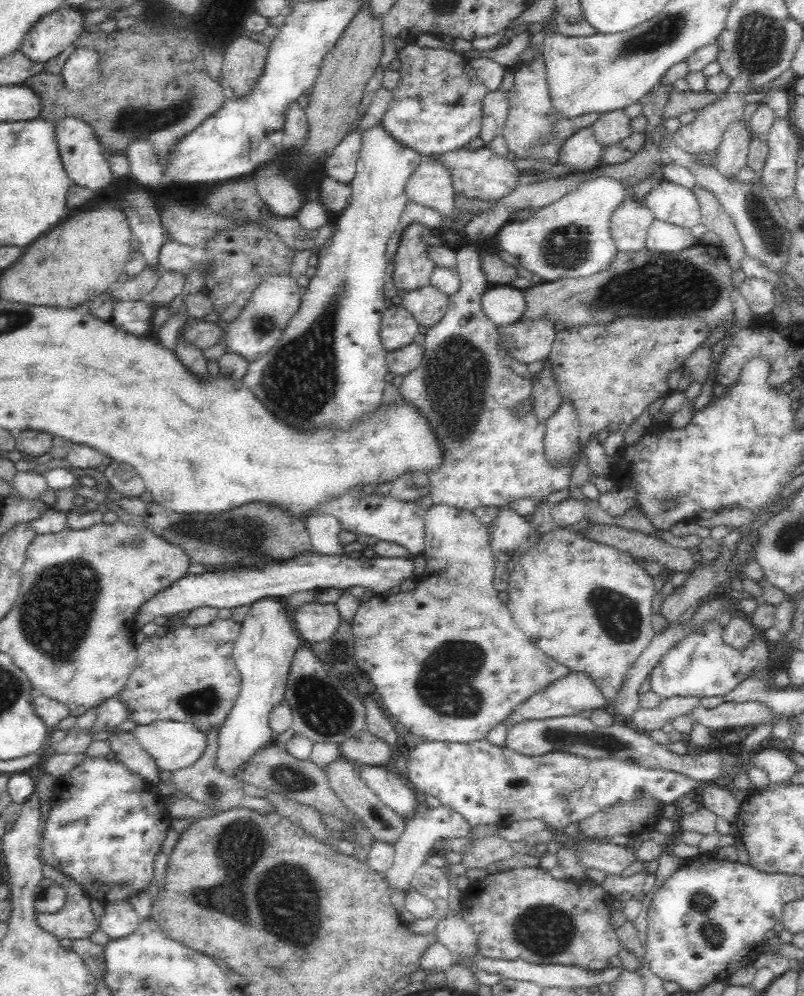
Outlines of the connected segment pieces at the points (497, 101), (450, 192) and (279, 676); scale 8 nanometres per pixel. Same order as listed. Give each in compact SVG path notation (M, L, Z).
M499 89L487 91L483 98L483 121L479 134L485 145L501 134L507 116L507 93Z
M423 157L405 186L409 201L434 209L442 217L458 222L453 204L455 190L450 173L439 158Z
M264 597L249 604L233 648L236 668L241 676L240 695L218 733L216 767L226 774L234 776L238 767L248 763L258 750L274 743L275 736L268 718L272 708L284 699L292 656L303 643L281 598Z

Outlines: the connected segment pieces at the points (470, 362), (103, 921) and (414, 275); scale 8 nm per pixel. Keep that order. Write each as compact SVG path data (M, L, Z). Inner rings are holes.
M584 170L584 172L570 172L569 174L564 174L561 177L556 179L543 179L539 180L536 183L520 183L508 197L494 201L494 208L490 212L484 212L476 218L471 218L467 223L467 226L463 229L463 234L465 235L465 240L461 242L460 246L456 247L456 255L458 268L457 272L460 278L460 290L456 291L454 294L449 296L449 303L447 306L447 311L443 316L443 319L435 324L434 326L428 327L427 332L425 333L426 341L423 345L424 357L422 357L421 363L414 369L411 370L408 374L403 376L403 382L399 386L398 391L402 401L414 405L420 413L426 416L428 419L428 424L432 426L432 432L436 434L438 438L438 443L440 443L440 466L428 470L429 478L429 492L428 496L432 499L433 504L446 504L448 506L453 506L459 509L464 509L470 511L471 513L478 507L501 507L504 505L510 504L519 498L532 498L540 499L546 498L549 494L556 493L558 490L563 490L564 488L569 488L570 476L573 470L574 464L576 464L576 456L570 458L570 464L552 464L548 462L547 454L545 454L544 446L544 435L546 432L546 425L544 422L540 422L535 415L535 411L532 408L529 408L530 403L528 403L529 396L531 395L531 390L533 389L532 379L526 380L524 377L515 374L506 364L505 359L502 356L501 342L499 337L499 330L497 326L491 322L490 319L484 314L484 311L481 307L482 296L485 294L487 289L486 276L484 271L482 271L482 262L480 258L481 248L480 245L486 240L488 240L494 234L497 234L506 223L509 222L509 215L514 210L521 210L522 208L530 208L538 210L544 208L544 206L550 206L554 202L560 201L560 198L564 198L564 195L567 195L569 192L576 190L579 187L579 184L588 180L587 174L589 170Z
M126 900L103 903L103 909L104 913L98 918L98 928L111 940L128 936L142 920Z
M411 223L403 229L394 259L394 285L400 291L412 291L431 285L436 264L428 255L425 235L439 236L435 230Z

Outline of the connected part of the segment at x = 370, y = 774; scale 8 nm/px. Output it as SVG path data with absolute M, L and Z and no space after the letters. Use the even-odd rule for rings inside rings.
M358 764L356 766L359 777L378 795L384 805L406 820L414 816L417 792L405 778L402 780L400 773L395 772L389 766Z

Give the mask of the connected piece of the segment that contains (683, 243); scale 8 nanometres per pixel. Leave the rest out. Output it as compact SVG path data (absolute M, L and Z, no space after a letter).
M655 219L646 240L646 249L652 252L682 252L699 244L690 229L684 229Z

